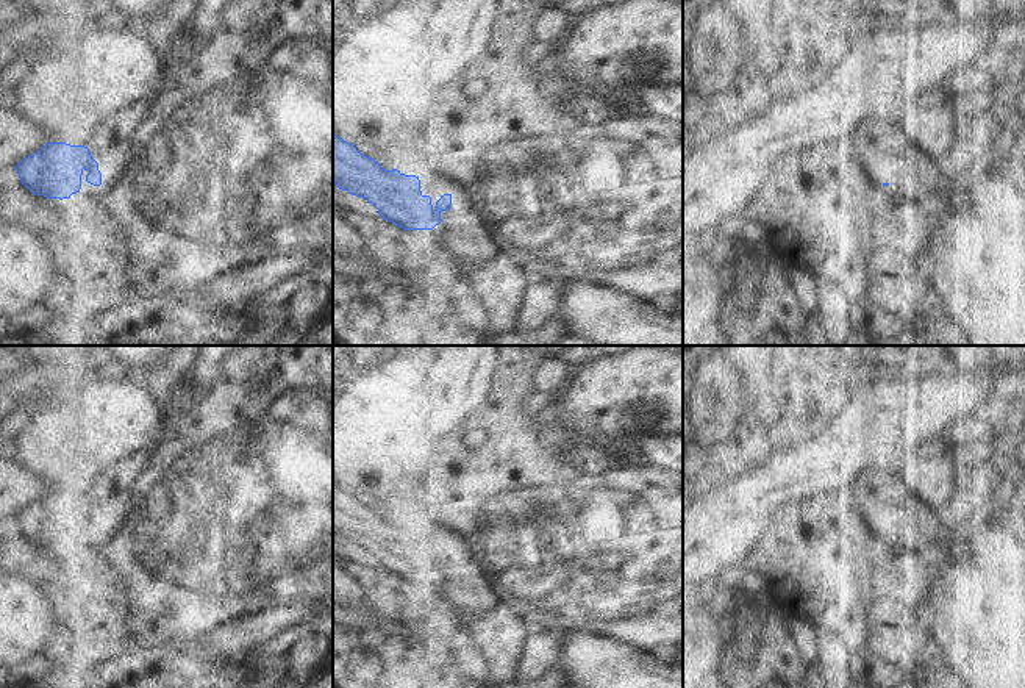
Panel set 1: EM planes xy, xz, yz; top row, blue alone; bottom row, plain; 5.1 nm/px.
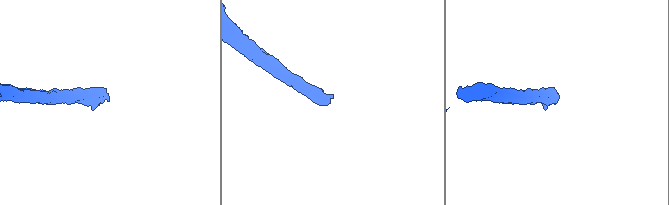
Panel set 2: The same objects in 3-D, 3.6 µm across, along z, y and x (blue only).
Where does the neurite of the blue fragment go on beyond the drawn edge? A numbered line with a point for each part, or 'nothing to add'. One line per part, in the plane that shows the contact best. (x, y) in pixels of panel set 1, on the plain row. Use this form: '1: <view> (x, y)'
1: xz (467, 591)

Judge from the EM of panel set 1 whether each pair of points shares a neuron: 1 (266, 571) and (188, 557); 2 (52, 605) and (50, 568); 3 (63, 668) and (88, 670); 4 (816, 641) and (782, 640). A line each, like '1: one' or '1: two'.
1: one
2: two
3: one
4: two

